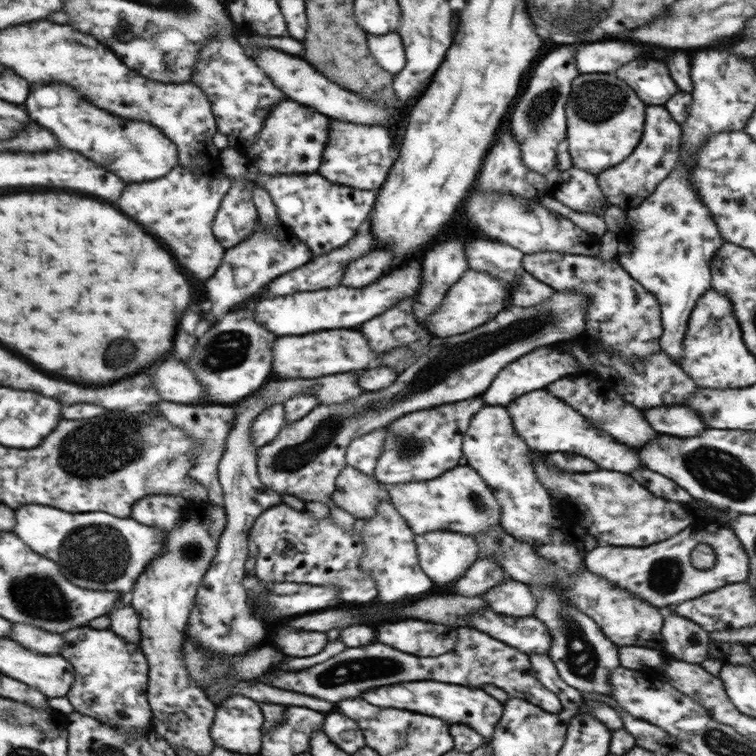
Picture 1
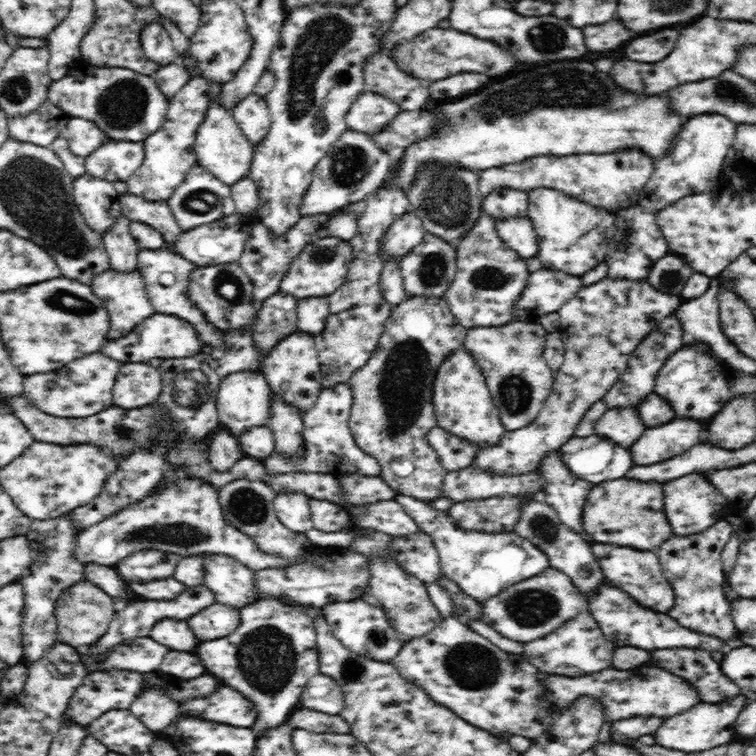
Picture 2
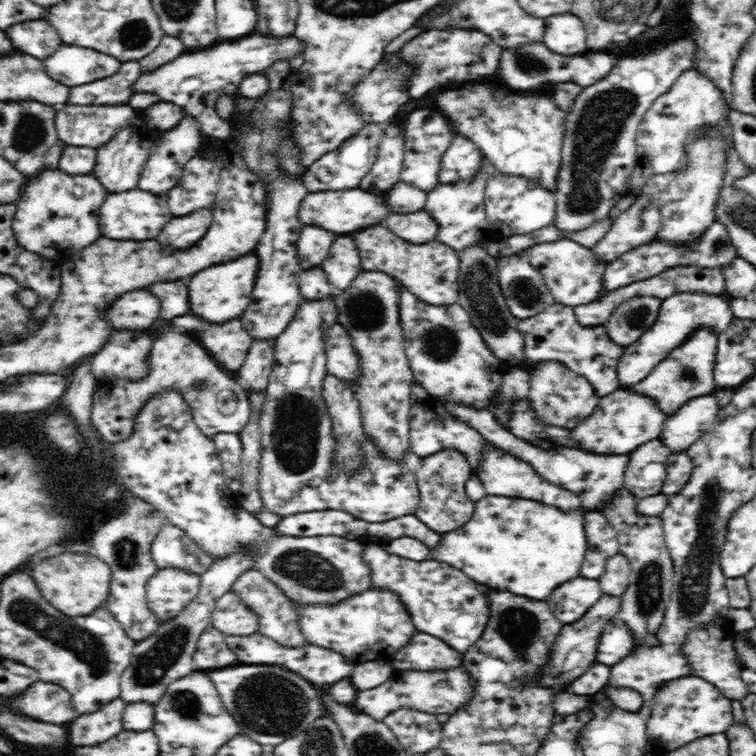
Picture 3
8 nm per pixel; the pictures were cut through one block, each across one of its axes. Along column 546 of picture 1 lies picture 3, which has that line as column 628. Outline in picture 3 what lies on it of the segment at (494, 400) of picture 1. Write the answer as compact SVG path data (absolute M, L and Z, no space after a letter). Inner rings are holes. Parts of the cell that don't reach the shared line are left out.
M680 292L664 298L656 322L635 343L624 347L624 354L620 357L617 367L620 386L629 388L643 381L674 348L684 344L692 336L692 332L703 327L711 328L718 335L724 332L735 316L732 316L726 299L722 298L723 294L716 296L699 292Z

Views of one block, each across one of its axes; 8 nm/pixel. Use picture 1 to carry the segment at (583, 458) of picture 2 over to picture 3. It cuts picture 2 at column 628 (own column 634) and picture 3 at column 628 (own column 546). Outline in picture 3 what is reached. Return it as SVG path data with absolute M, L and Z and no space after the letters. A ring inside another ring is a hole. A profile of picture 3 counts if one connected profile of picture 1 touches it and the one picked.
M626 388L615 390L603 396L588 418L582 419L571 429L571 439L588 452L596 454L629 454L636 448L658 438L668 416L658 408L657 402L649 396L642 396Z

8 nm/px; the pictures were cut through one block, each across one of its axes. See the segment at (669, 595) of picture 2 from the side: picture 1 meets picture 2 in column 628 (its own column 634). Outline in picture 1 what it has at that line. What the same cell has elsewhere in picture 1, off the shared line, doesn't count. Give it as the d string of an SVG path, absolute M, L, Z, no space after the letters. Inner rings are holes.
M716 522L700 531L686 527L684 532L679 532L674 538L670 537L670 540L640 548L599 544L585 554L583 563L588 571L606 579L612 586L618 586L660 610L666 610L662 606L680 604L684 600L706 595L712 590L745 582L750 573L750 560L740 539L732 528L722 527ZM702 543L712 546L716 554L716 566L710 570L698 570L692 565L691 550Z

